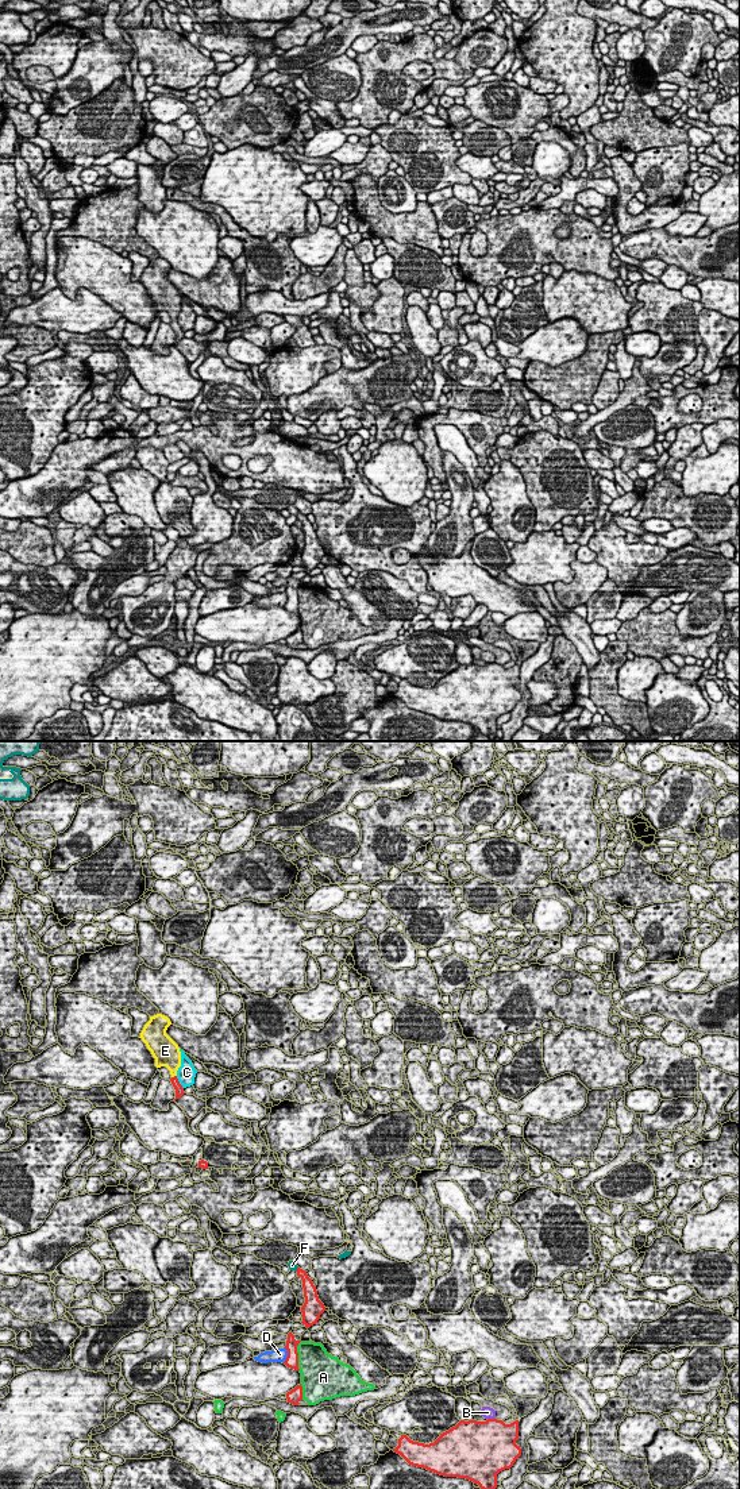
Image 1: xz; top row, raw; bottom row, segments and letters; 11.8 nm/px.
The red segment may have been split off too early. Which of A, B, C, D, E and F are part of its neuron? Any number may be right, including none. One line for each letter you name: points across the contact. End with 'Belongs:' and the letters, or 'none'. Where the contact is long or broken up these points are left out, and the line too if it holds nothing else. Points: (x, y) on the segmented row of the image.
E: Path across: xz (178, 1088), (174, 1076), (173, 1063), (169, 1056)
Belongs: E

